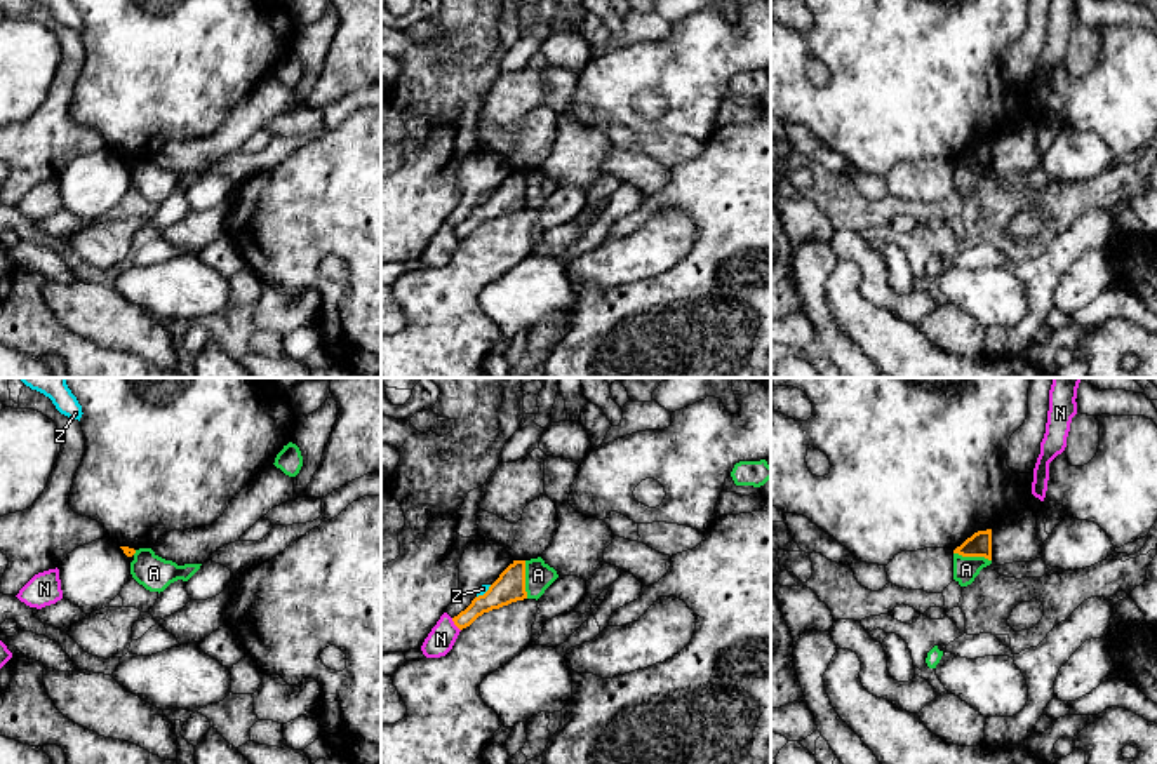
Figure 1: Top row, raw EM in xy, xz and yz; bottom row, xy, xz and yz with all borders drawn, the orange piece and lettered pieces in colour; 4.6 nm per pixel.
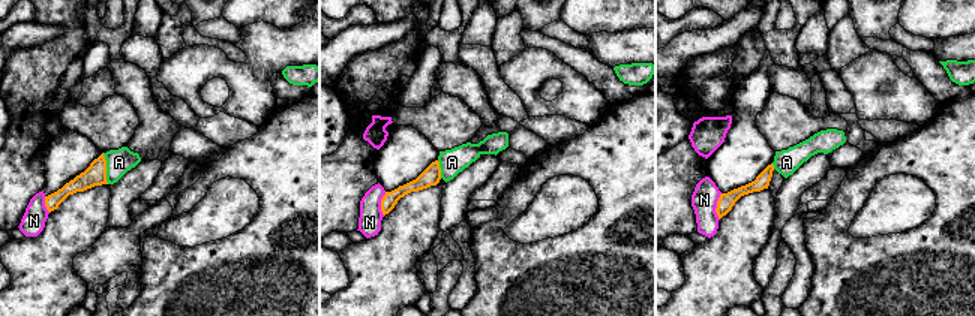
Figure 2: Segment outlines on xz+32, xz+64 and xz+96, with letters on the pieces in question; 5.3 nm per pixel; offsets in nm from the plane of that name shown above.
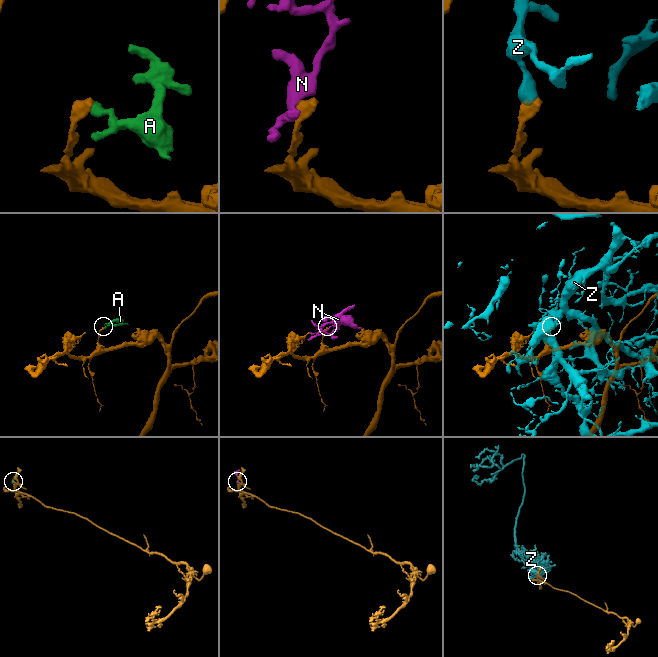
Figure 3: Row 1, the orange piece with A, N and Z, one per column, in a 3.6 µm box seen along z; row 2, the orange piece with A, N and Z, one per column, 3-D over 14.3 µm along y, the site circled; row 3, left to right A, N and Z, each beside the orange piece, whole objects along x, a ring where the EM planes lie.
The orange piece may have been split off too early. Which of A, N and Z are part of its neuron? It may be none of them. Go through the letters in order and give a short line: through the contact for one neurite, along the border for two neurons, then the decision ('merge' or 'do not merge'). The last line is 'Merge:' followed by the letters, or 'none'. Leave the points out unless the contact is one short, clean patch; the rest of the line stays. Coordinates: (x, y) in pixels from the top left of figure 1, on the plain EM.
A: line xz (524, 171), (524, 201), (528, 207); do not merge
N: do not merge
Z: do not merge
Merge: none

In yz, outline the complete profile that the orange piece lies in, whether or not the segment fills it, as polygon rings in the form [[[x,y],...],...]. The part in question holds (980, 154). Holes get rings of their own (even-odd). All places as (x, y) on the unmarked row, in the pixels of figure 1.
[[[992,139],[978,141],[953,160],[962,167],[985,167],[992,171]]]

